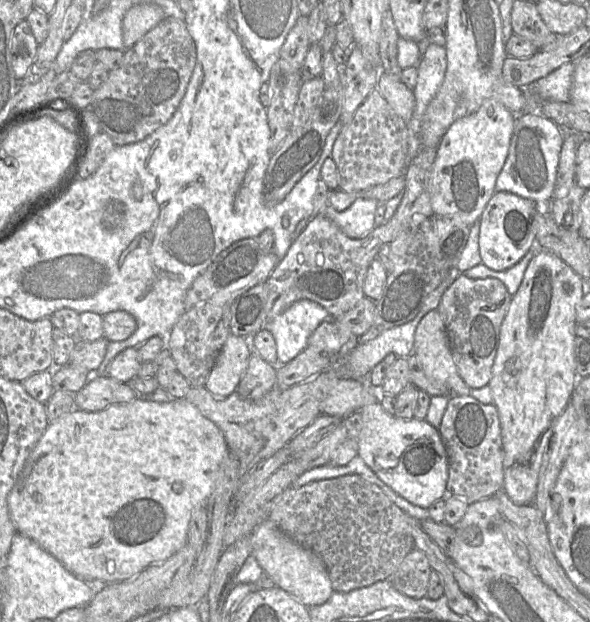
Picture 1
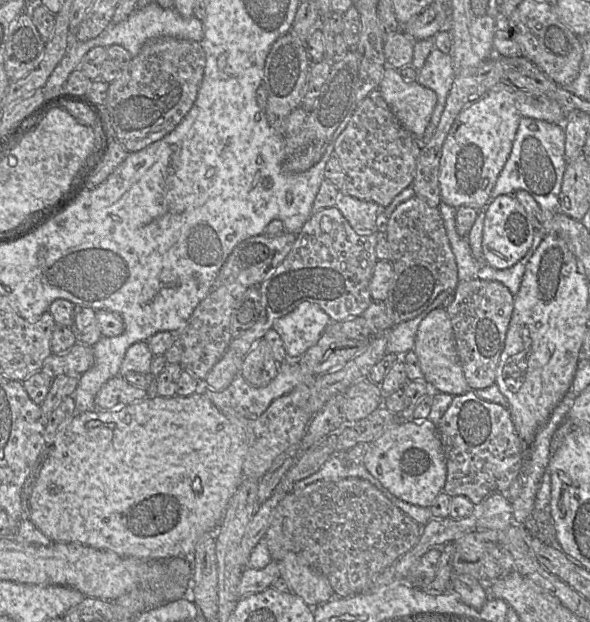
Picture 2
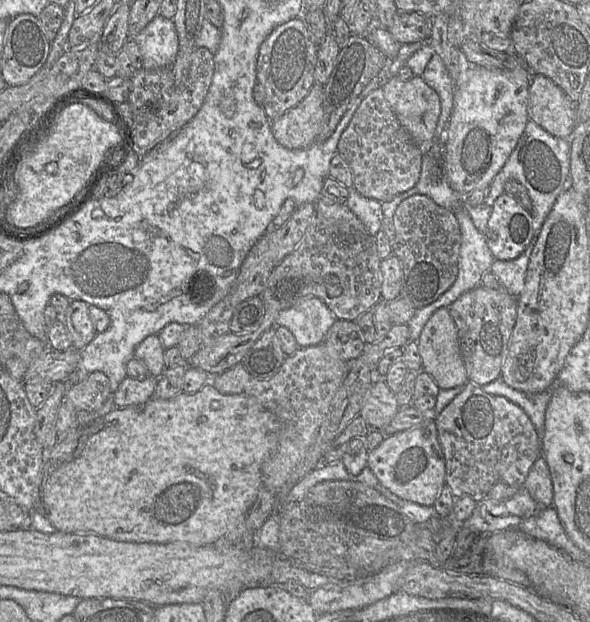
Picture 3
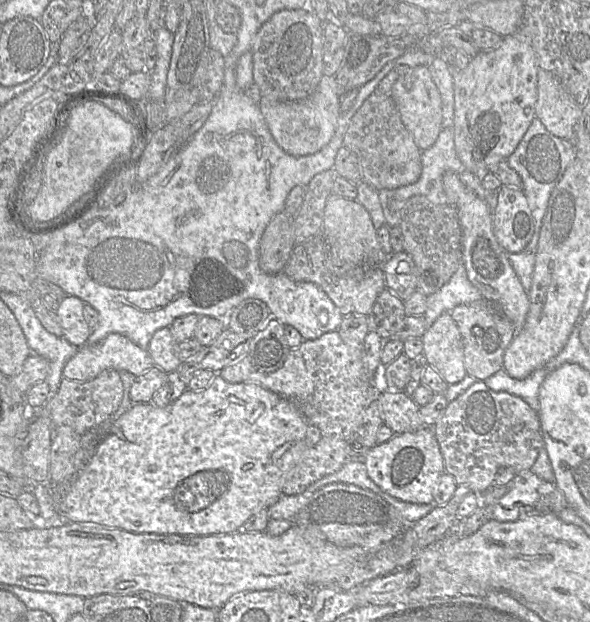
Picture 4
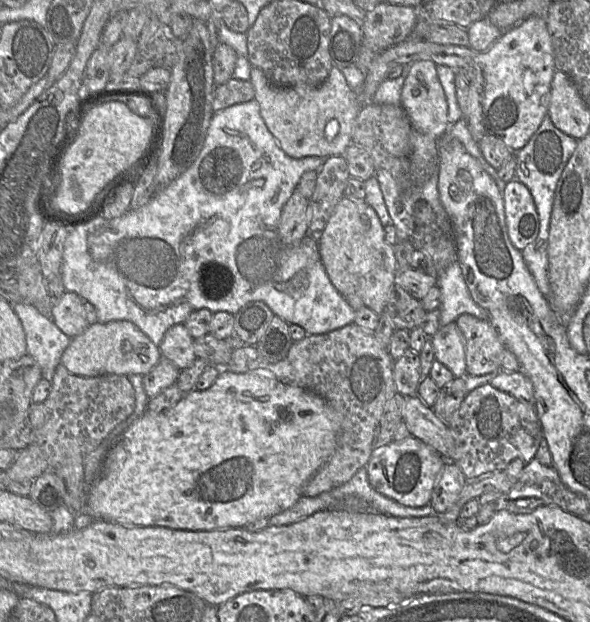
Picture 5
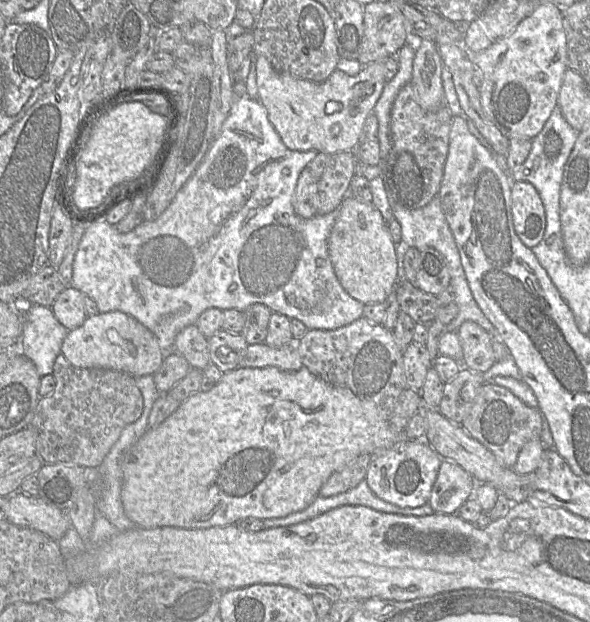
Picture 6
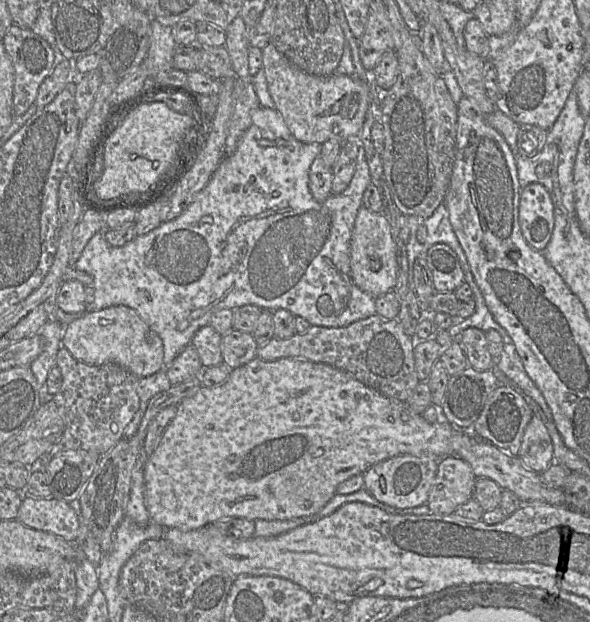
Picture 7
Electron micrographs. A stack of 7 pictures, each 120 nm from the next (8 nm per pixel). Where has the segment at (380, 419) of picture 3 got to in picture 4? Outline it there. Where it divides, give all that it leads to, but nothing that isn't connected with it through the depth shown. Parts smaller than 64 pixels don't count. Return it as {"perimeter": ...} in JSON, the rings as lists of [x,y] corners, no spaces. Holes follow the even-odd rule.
{"perimeter":[[[382,391],[378,398],[379,415],[395,434],[414,432],[423,427],[420,407],[404,391]]]}

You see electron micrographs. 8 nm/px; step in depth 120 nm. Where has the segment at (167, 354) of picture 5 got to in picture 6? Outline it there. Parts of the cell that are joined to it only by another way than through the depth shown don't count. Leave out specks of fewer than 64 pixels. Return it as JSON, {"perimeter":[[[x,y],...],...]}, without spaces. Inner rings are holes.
{"perimeter":[[[189,324],[178,332],[173,350],[182,355],[192,368],[203,370],[211,363],[208,338],[196,324]]]}

